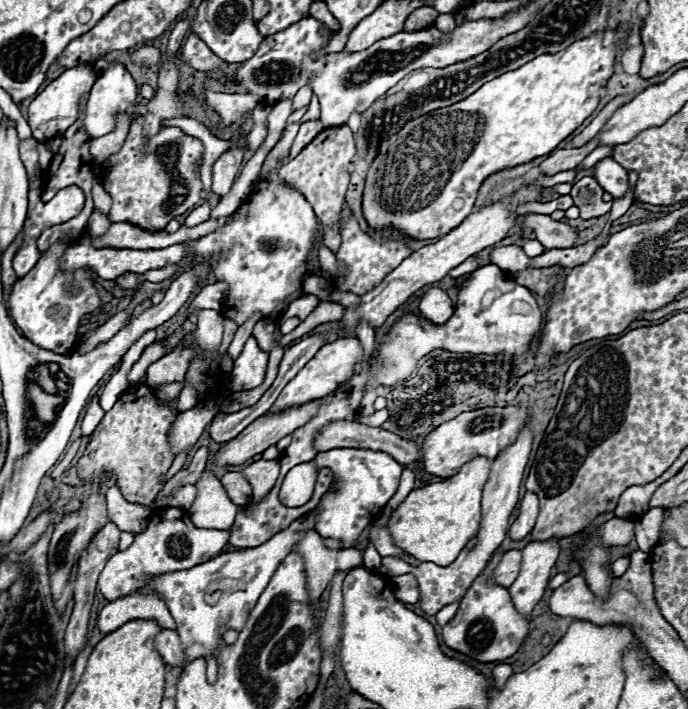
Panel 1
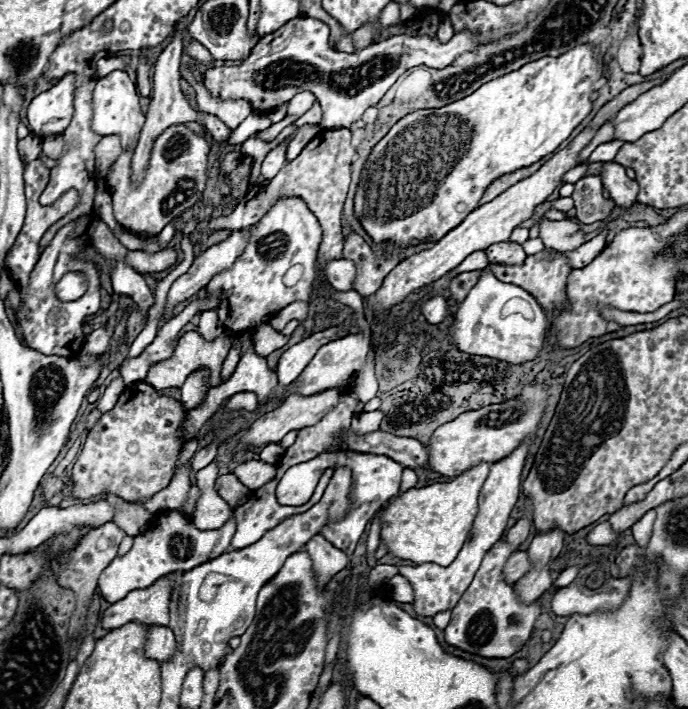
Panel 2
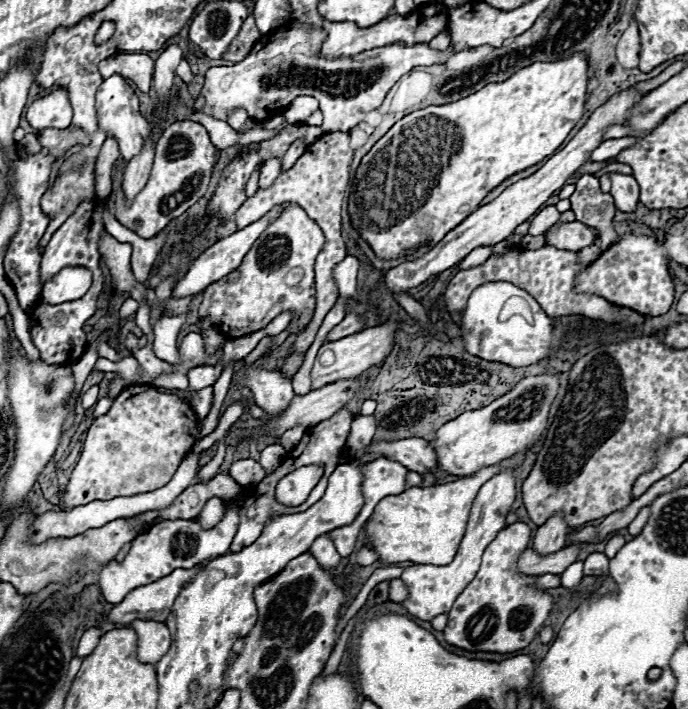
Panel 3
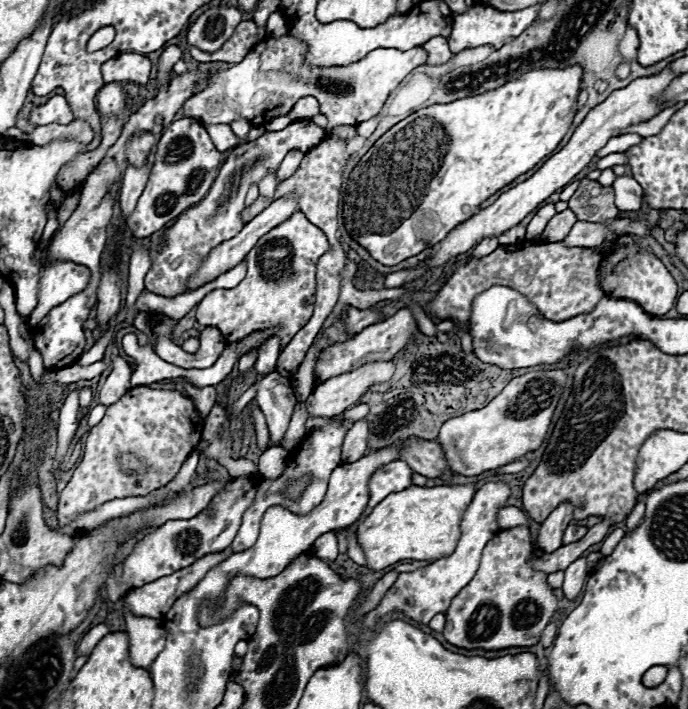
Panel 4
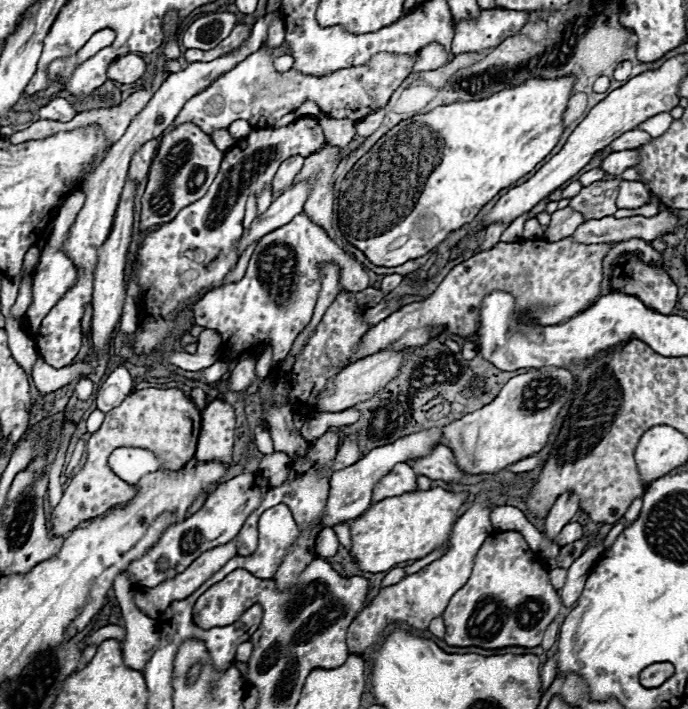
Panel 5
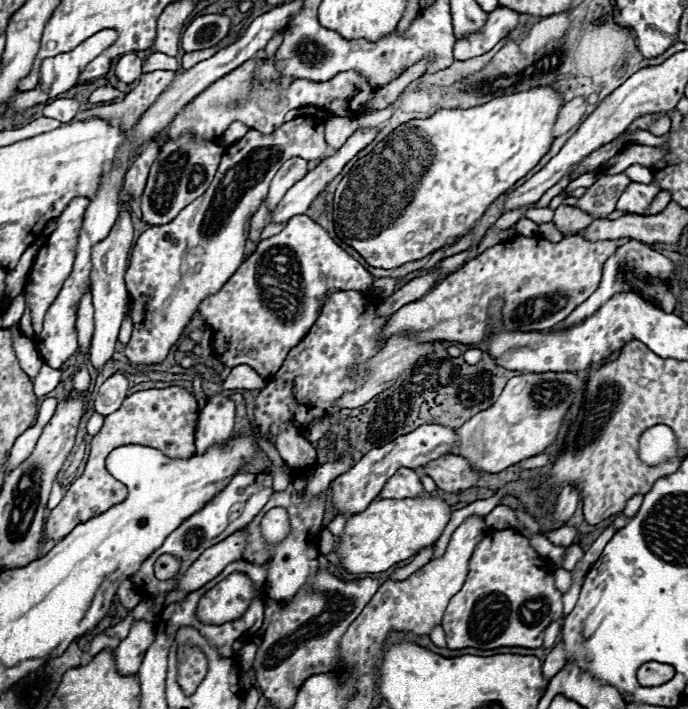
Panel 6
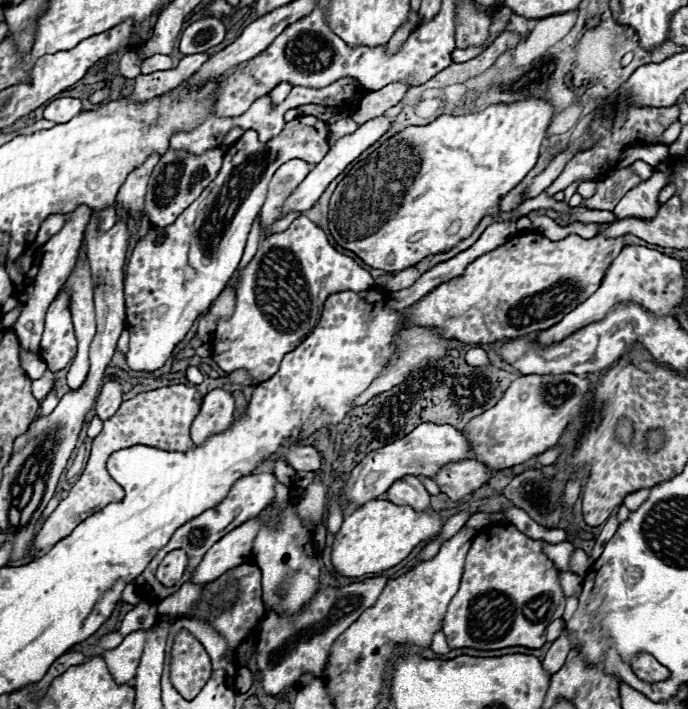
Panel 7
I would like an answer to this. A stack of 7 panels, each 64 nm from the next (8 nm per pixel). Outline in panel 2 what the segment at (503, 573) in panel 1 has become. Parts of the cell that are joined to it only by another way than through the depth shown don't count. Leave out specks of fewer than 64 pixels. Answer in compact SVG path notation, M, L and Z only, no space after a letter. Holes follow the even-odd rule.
M514 552L504 566L504 578L508 582L516 582L520 580L520 576L524 576L530 570L532 570L532 562L528 558L528 552Z

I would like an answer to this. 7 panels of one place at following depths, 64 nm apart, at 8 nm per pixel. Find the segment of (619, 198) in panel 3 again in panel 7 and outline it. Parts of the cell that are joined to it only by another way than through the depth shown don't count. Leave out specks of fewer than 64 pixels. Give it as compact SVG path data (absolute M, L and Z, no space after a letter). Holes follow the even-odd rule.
M670 156L656 166L654 174L638 184L636 188L632 188L620 202L618 206L612 210L616 220L624 220L628 216L636 216L638 220L652 220L658 214L658 194L660 190L666 186L668 176L670 176Z

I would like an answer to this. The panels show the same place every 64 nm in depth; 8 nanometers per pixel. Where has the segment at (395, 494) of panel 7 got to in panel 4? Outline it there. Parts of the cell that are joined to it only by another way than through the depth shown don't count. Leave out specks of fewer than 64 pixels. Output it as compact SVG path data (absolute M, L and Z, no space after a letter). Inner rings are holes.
M402 460L390 462L384 468L378 468L370 480L370 502L364 510L364 516L372 512L372 508L384 500L388 494L392 492L400 492L412 486L412 468L408 468L408 464L404 464Z

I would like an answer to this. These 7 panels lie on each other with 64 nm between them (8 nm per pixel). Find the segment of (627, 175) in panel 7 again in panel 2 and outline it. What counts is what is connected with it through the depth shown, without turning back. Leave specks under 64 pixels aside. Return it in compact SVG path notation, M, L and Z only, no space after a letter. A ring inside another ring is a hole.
M584 176L574 184L574 208L576 208L576 220L582 224L594 224L604 222L616 204L610 198L602 196L602 180L600 176Z

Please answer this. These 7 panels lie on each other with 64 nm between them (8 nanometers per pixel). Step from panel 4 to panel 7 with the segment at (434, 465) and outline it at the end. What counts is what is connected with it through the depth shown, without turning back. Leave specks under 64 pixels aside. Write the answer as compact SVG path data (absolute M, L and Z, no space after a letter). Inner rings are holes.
M464 460L458 464L448 464L436 474L436 482L442 488L444 494L450 496L450 500L458 502L466 494L476 492L480 486L484 486L492 476L492 470L476 460Z

